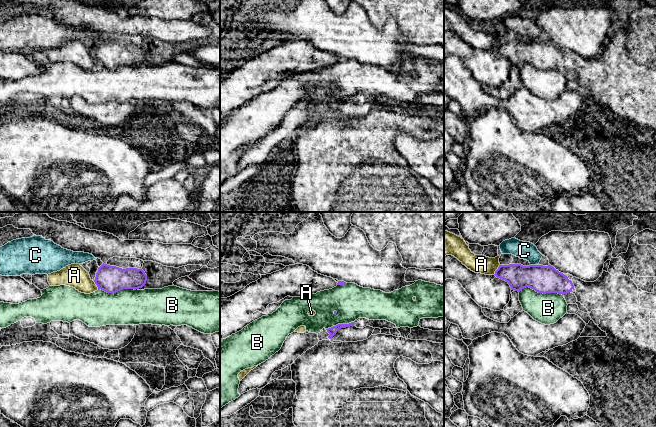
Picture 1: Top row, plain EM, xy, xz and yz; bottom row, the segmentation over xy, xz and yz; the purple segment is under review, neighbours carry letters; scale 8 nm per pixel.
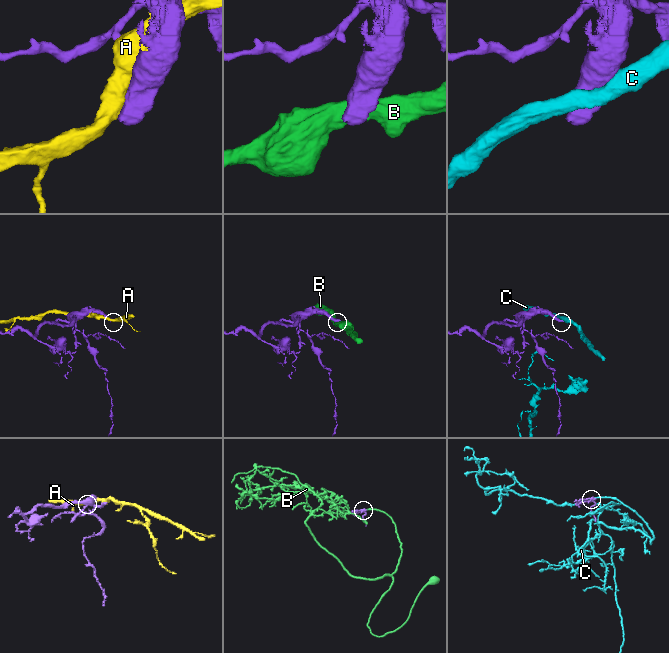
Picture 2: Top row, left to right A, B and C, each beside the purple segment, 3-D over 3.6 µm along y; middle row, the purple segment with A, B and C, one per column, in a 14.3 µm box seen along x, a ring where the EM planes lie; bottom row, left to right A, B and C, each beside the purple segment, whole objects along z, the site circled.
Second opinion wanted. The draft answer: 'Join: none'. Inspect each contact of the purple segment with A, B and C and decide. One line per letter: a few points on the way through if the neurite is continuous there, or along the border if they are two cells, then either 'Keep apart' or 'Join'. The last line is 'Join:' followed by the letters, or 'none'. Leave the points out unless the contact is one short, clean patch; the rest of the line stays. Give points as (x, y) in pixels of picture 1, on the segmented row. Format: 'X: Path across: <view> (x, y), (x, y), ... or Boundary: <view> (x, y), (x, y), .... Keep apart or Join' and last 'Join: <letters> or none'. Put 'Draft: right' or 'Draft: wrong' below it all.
A: Keep apart
B: Keep apart
C: Keep apart
Join: none
Draft: right

